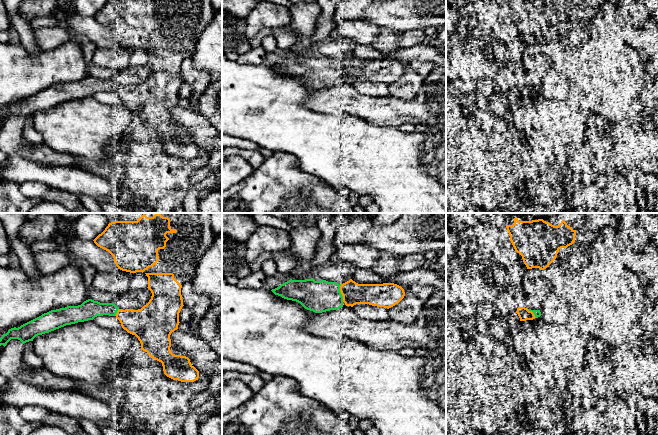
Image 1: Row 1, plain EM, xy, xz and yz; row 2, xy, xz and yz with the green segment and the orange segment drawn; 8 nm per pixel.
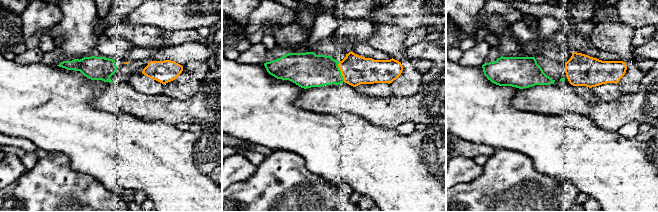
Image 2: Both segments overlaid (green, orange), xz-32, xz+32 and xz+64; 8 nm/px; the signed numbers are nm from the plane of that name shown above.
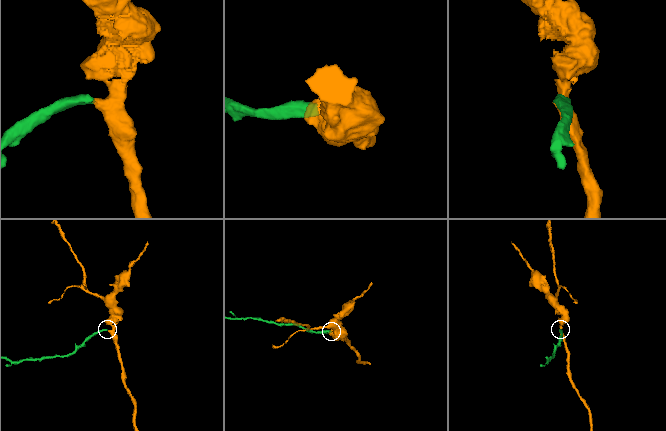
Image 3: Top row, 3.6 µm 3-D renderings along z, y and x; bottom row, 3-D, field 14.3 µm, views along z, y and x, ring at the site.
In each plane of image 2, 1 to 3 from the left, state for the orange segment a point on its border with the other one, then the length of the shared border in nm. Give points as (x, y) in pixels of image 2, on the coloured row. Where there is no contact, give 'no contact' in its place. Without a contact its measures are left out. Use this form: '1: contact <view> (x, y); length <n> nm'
1: no contact
2: contact xz+32 (340, 72); length 170 nm
3: no contact

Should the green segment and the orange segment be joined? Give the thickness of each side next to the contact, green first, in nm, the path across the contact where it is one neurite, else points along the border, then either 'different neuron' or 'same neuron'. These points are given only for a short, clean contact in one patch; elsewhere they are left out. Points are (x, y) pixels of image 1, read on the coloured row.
calibres 260 and 180 nm; same neuron

